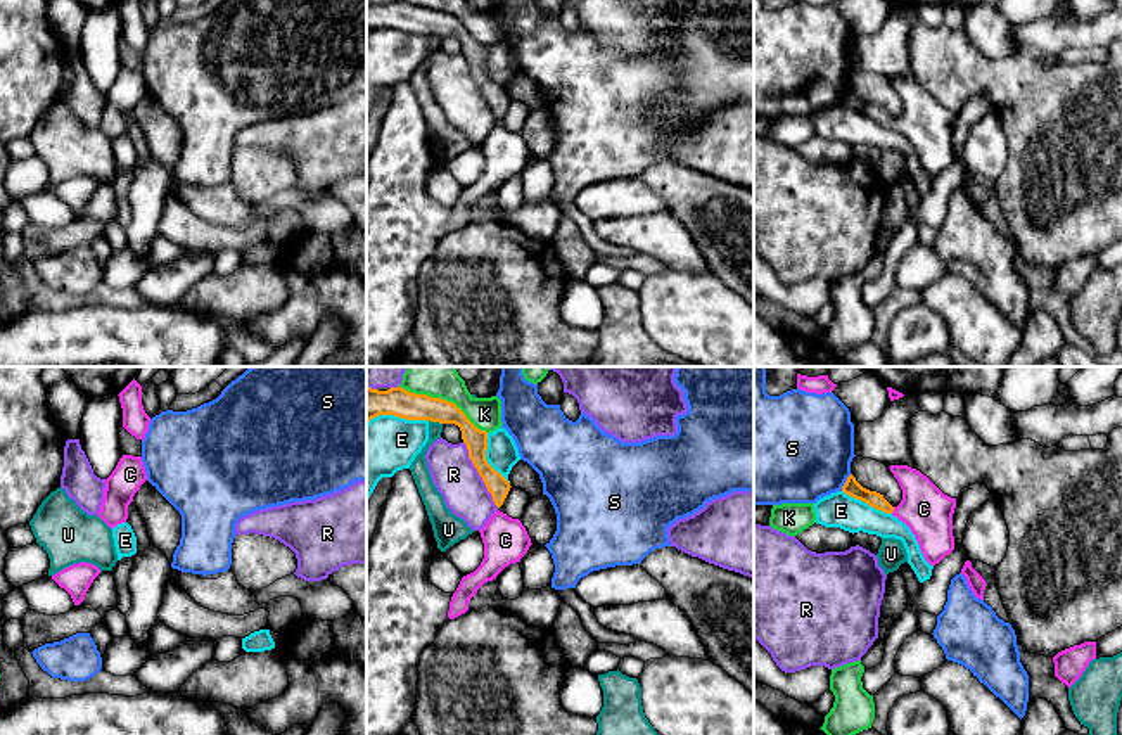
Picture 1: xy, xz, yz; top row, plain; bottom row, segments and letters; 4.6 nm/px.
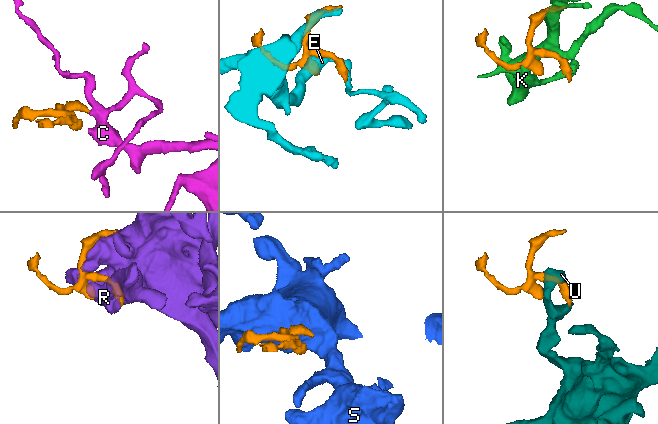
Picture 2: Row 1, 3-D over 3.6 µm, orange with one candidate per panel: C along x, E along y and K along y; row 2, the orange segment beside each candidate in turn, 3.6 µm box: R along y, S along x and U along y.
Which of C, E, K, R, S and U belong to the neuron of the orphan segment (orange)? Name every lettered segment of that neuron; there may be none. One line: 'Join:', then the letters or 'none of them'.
Join: C

